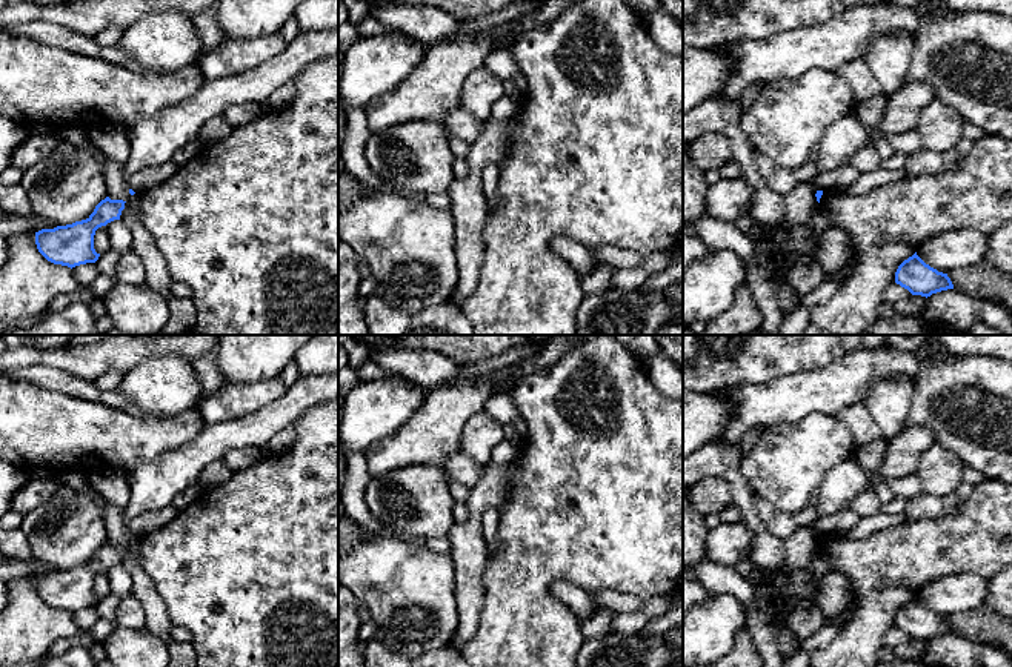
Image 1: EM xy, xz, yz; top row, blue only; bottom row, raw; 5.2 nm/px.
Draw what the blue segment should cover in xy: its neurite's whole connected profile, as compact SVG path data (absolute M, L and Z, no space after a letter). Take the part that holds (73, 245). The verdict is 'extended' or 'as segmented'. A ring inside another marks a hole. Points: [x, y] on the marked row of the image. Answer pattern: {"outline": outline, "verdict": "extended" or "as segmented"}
{"outline": "M106 197L86 220L35 232L38 252L48 261L71 269L80 264L95 263L100 257L94 249L95 231L114 220L120 220L125 203L123 200Z", "verdict": "as segmented"}

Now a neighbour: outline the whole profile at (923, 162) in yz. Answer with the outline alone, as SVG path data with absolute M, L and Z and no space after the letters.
M961 138L957 146L946 152L932 152L929 149L918 149L907 155L904 164L904 178L921 177L921 175L938 175L944 174L958 166L972 151L974 141Z

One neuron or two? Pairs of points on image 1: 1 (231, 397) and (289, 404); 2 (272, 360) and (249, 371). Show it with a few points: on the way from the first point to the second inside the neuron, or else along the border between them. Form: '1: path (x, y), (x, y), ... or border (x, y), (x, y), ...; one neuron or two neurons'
1: border (288, 388), (280, 397), (239, 418); two neurons
2: path (266, 360), (260, 360), (256, 365); one neuron

